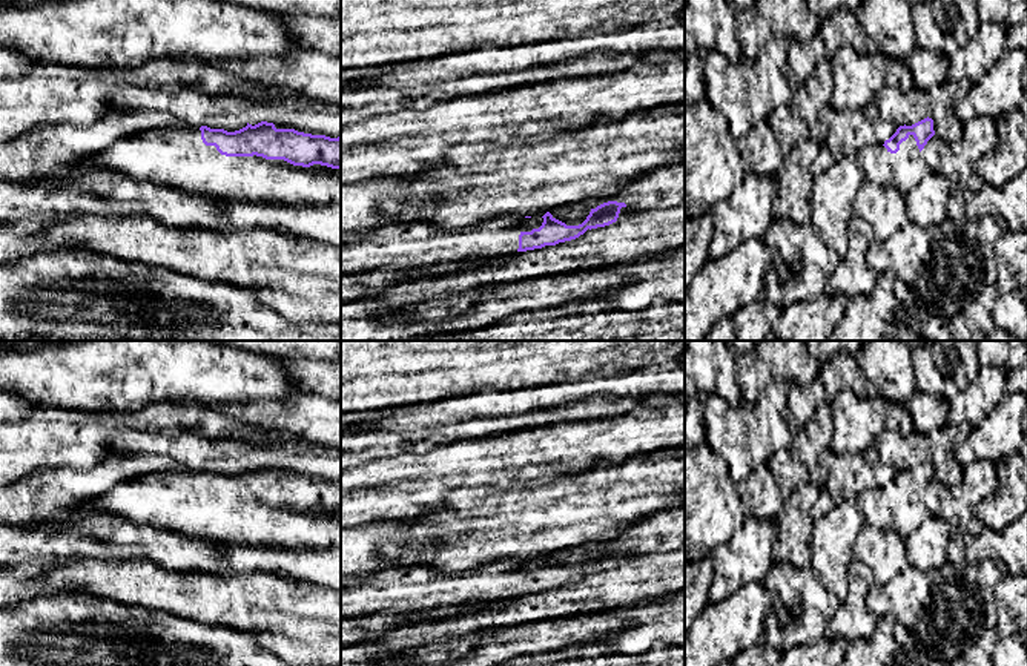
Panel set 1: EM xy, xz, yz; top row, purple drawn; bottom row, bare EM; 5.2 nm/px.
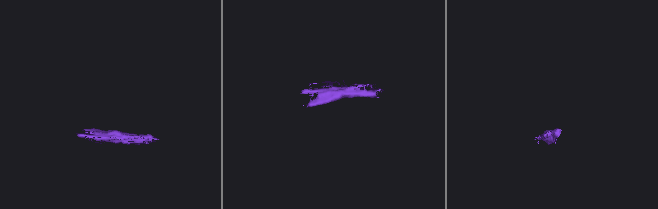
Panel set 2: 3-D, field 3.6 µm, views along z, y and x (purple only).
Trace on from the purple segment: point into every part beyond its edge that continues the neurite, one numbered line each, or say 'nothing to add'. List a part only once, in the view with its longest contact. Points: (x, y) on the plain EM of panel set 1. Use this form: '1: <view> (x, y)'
1: xy (178, 502)

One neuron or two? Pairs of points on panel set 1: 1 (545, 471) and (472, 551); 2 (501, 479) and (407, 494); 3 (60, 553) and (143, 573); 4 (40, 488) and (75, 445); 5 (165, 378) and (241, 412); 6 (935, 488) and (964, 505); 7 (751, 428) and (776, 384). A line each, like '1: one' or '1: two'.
1: two
2: one
3: two
4: two
5: two
6: one
7: one

